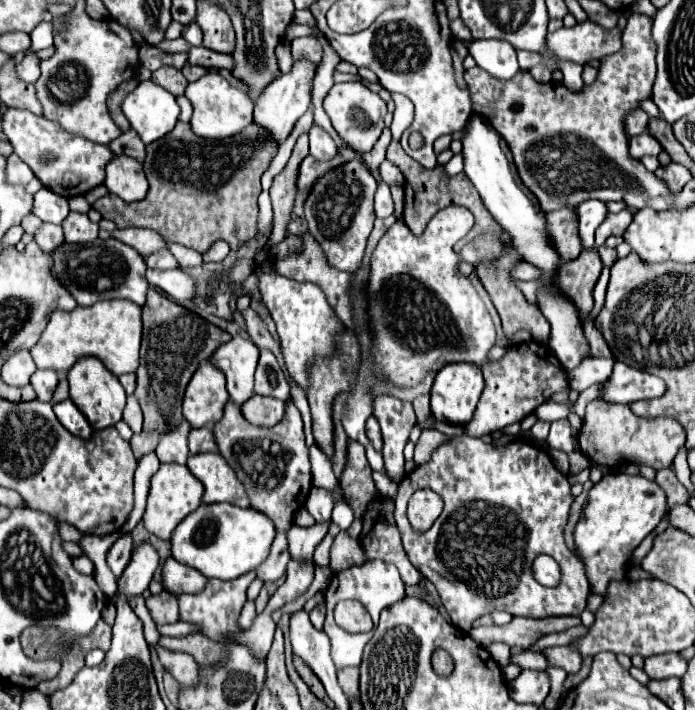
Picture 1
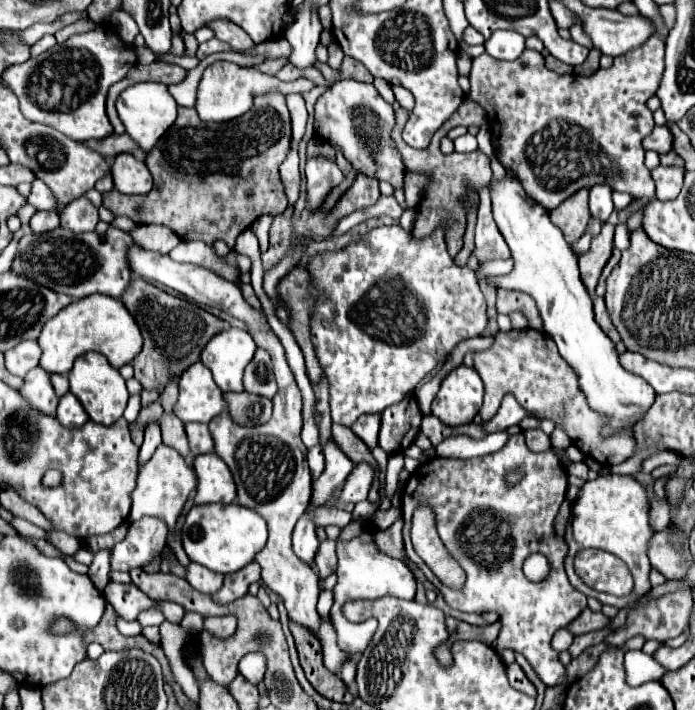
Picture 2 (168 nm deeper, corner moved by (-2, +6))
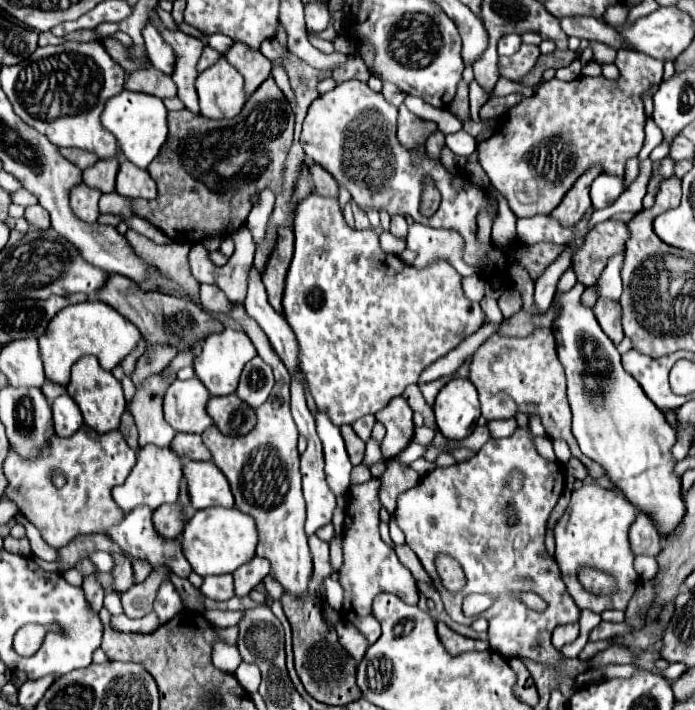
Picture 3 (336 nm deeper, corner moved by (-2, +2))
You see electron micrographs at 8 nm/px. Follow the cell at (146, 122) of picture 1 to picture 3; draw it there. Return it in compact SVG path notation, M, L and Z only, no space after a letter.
M124 90L108 100L100 122L108 132L114 134L124 158L130 160L132 164L136 164L138 168L146 168L156 158L162 144L166 142L166 136L168 136L166 116L168 116L168 112L160 98L142 94L142 92Z

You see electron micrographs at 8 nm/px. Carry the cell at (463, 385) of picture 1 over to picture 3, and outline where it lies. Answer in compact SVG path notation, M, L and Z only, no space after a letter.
M468 378L450 380L436 396L434 416L446 438L462 440L470 436L480 418L480 402L474 384Z

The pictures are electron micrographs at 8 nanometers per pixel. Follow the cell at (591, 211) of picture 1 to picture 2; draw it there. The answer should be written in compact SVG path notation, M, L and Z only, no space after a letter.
M594 186L590 188L590 214L592 218L598 218L600 222L606 222L608 216L612 214L614 204L612 204L612 190L610 186Z

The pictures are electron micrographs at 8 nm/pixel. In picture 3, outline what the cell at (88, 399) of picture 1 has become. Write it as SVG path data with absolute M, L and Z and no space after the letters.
M82 356L72 366L72 380L66 386L66 392L78 404L78 408L84 416L84 422L90 428L94 428L98 434L106 434L120 426L120 416L126 410L126 398L124 398L122 386L108 370L102 370L102 366L98 364L98 360L94 356Z

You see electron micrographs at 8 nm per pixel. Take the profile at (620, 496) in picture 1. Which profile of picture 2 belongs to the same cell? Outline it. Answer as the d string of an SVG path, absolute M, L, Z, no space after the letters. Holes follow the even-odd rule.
M598 474L598 478L588 480L578 494L578 500L574 502L572 508L572 522L566 528L566 544L568 544L568 556L566 556L566 574L572 582L572 586L576 590L580 590L586 596L592 596L596 600L600 600L602 604L610 604L616 608L624 608L628 606L636 596L646 594L646 590L650 590L650 582L648 582L648 572L650 572L650 562L648 562L648 546L650 546L650 538L654 536L652 524L650 524L650 502L648 502L648 494L646 494L646 486L642 486L634 476L620 476L620 474ZM582 548L598 548L604 552L610 552L614 556L618 556L628 570L634 576L634 592L630 598L618 598L612 594L604 594L598 592L594 588L588 588L582 578L578 578L576 570L574 570L574 556L582 550Z

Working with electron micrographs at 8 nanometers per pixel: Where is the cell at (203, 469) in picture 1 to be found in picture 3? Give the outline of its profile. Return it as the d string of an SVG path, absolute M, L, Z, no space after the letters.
M186 462L184 480L192 510L210 506L234 508L230 484L226 482L226 476L214 466L214 462Z

